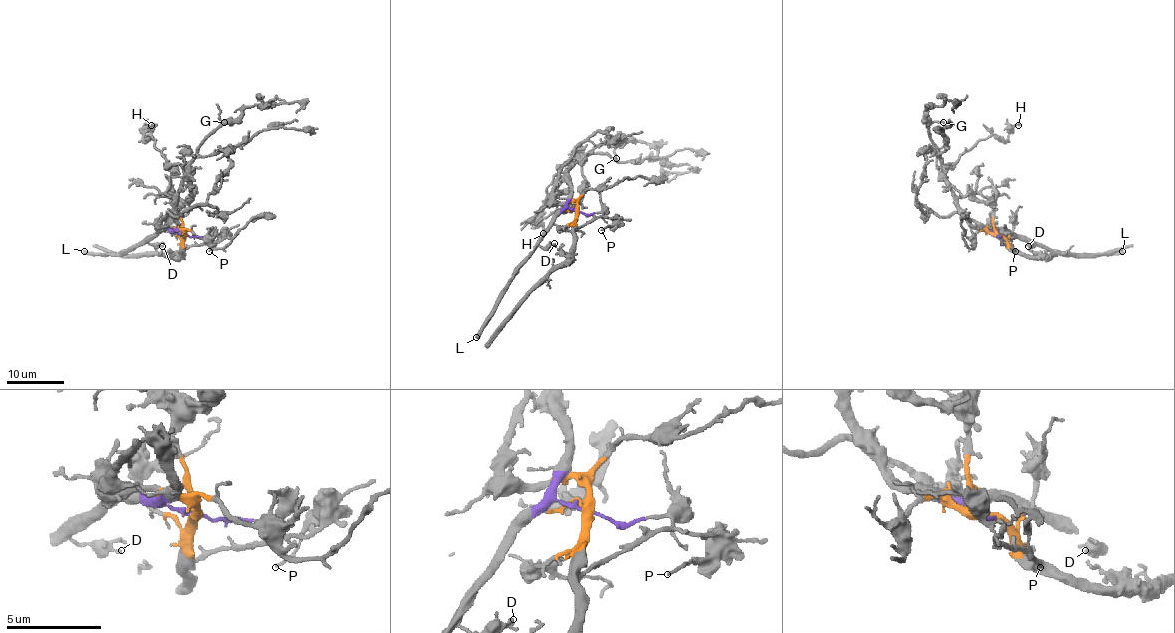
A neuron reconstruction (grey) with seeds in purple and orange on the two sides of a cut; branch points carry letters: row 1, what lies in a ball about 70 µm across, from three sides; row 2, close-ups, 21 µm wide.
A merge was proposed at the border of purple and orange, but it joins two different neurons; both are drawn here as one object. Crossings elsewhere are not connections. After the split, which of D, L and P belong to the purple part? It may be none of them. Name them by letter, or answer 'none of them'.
D, L

